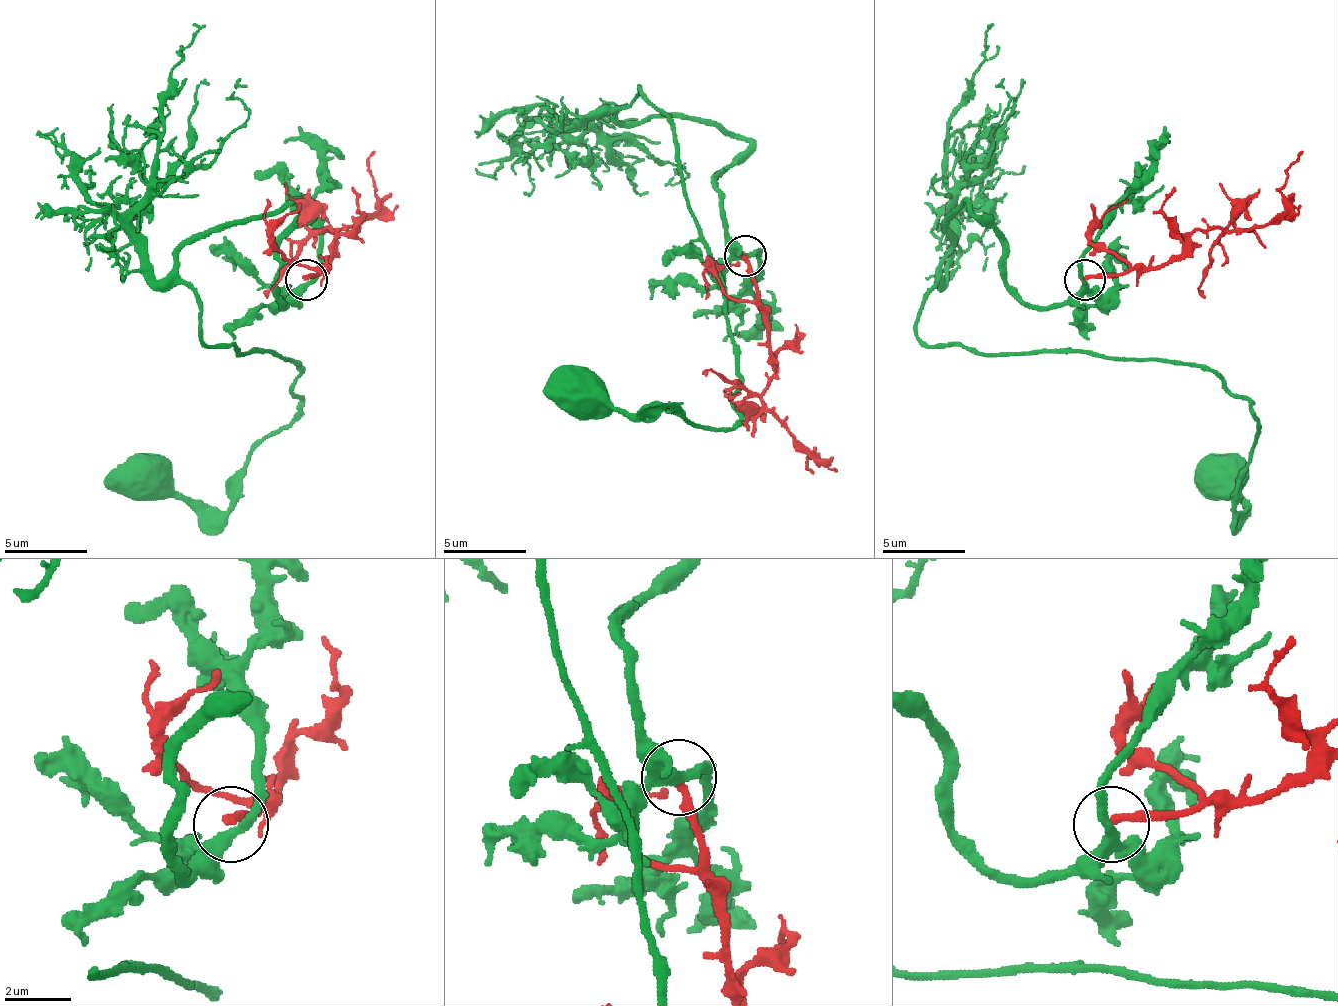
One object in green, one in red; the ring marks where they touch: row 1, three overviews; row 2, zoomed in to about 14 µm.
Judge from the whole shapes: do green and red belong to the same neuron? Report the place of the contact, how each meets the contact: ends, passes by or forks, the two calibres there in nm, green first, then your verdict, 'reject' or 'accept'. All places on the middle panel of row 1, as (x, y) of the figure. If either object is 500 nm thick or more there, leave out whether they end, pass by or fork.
at (745, 256); green forks there; red ends there; 280 nm thick on the green side, 240 nm on the other; reject

